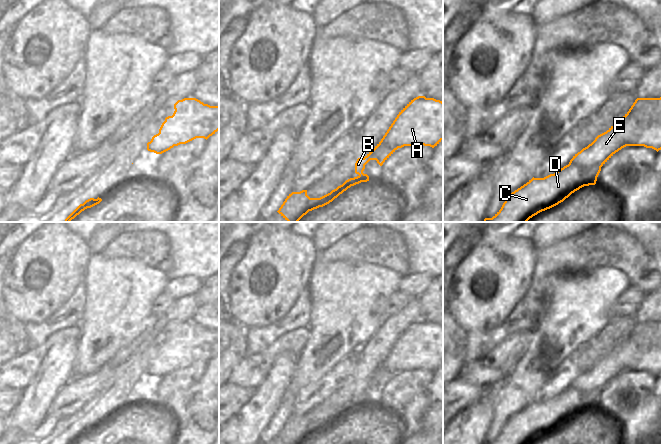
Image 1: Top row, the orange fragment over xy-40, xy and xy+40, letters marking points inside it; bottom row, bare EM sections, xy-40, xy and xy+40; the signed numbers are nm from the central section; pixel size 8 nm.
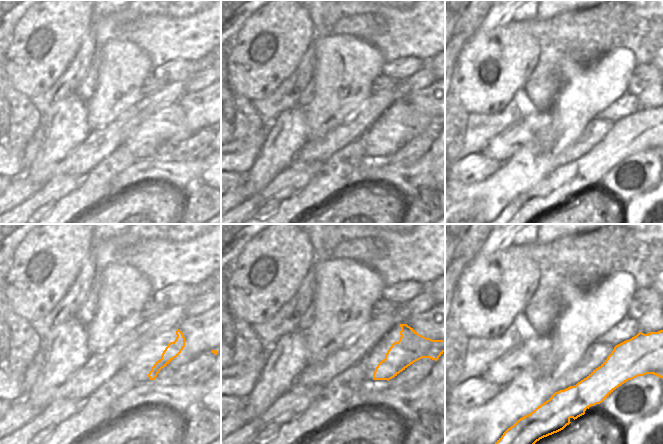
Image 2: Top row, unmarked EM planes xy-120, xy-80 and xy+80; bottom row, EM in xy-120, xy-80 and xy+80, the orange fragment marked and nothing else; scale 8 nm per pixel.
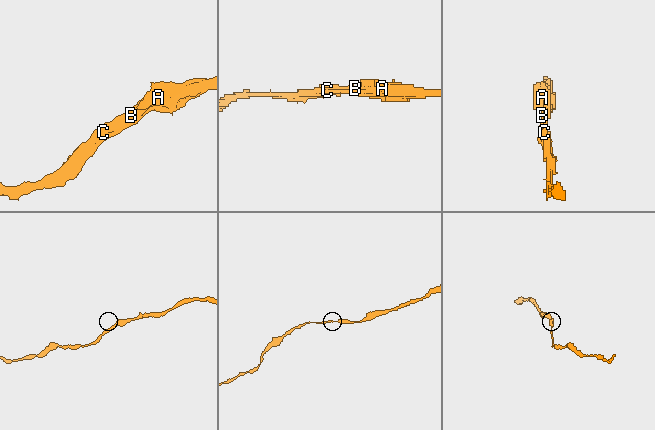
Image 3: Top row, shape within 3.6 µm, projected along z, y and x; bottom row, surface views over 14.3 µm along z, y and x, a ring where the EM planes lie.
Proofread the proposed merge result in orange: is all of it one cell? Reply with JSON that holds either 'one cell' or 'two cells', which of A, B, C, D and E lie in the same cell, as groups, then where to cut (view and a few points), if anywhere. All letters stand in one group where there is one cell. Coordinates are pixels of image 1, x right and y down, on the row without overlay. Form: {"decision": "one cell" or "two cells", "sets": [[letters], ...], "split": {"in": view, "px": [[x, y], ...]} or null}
{"decision": "one cell", "sets": [["A", "B", "C", "D", "E"]], "split": null}

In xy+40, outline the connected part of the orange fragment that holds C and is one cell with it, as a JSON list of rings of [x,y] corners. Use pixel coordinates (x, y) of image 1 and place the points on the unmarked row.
[[[661,321],[637,322],[622,342],[575,378],[568,389],[544,402],[533,401],[512,416],[492,442],[484,444],[529,444],[538,437],[558,429],[580,412],[595,409],[601,391],[626,370],[644,370],[657,376],[661,374]]]

